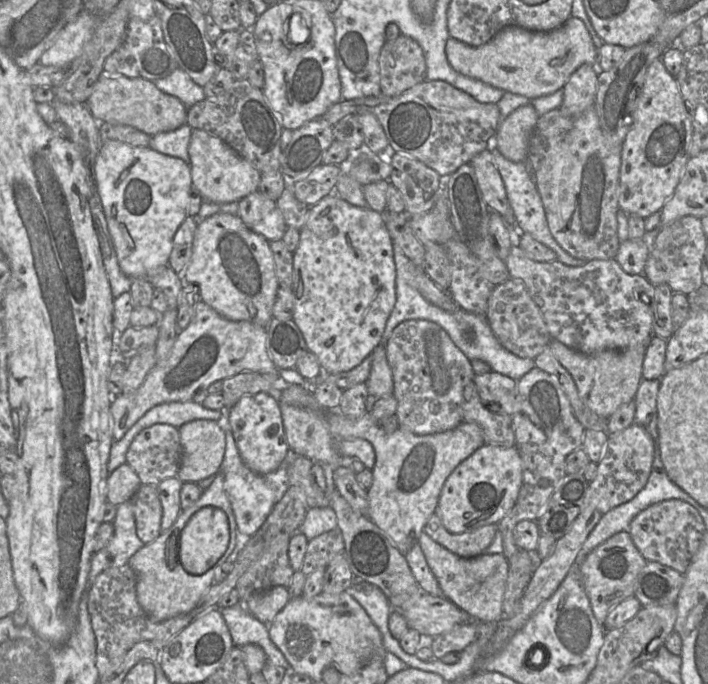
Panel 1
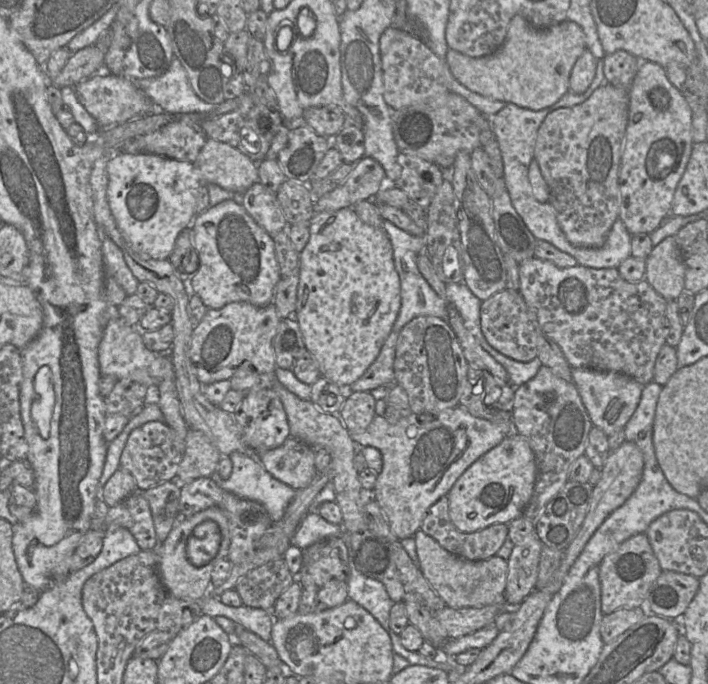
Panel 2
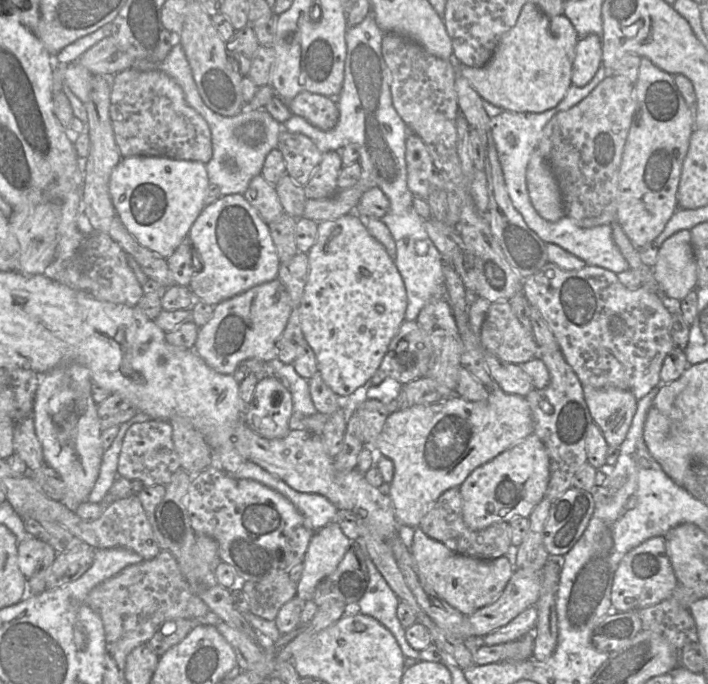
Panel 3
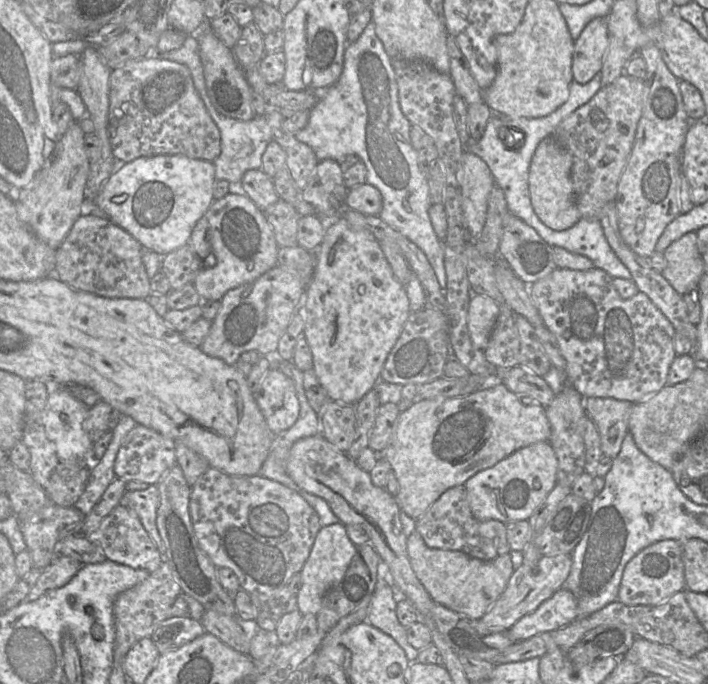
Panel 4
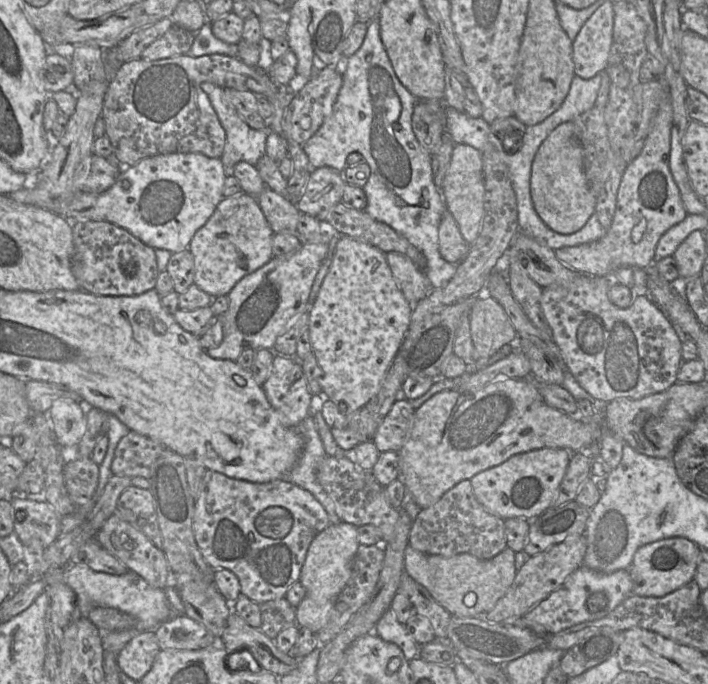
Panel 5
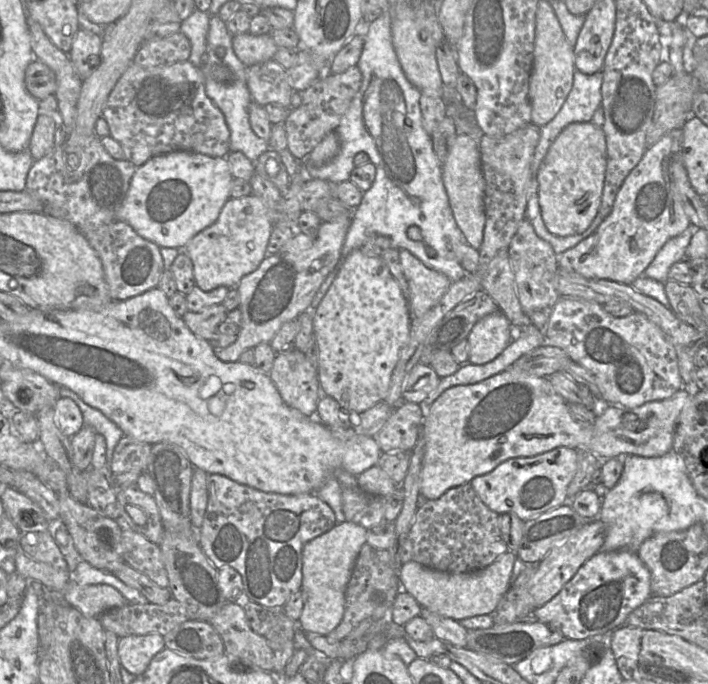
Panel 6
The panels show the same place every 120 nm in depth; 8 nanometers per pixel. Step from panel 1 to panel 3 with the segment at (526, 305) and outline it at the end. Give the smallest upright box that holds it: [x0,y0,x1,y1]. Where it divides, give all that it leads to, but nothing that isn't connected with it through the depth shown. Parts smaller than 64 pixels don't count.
[480,300,539,364]

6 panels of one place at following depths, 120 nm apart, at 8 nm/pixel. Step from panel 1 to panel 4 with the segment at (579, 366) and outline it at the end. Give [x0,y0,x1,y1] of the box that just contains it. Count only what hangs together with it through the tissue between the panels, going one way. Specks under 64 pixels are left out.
[585,398,633,458]

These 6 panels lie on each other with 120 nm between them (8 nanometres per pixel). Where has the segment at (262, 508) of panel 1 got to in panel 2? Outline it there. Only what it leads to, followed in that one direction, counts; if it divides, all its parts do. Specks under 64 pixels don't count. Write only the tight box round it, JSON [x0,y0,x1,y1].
[211,452,296,523]

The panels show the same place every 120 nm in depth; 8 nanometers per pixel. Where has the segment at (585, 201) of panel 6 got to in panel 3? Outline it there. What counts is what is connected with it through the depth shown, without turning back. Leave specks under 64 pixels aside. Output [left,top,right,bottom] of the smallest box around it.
[526,148,565,222]

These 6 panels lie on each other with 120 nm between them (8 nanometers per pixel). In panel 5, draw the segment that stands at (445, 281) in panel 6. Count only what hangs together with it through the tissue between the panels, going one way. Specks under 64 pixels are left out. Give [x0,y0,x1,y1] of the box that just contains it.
[385,252,433,306]

